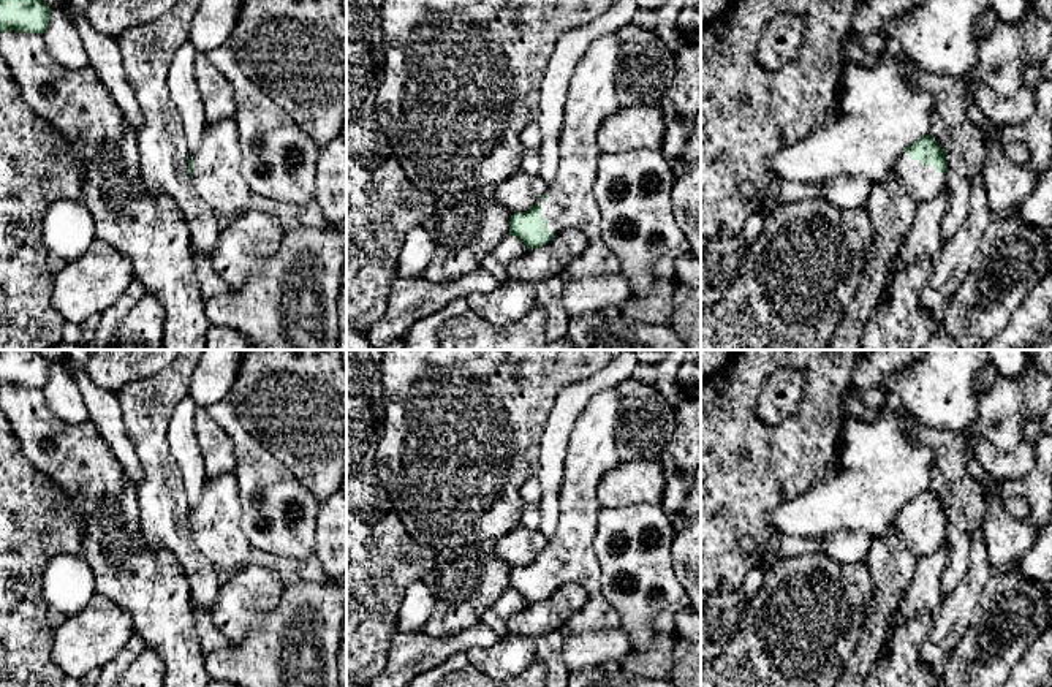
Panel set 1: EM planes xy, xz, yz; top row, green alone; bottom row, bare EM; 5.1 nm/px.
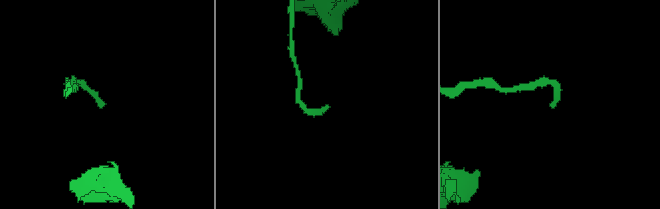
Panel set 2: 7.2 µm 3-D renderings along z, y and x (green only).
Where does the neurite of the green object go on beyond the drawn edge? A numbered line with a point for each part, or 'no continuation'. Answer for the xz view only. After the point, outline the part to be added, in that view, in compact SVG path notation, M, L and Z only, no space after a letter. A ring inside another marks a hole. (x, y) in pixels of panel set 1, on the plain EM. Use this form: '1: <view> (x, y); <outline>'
1: xz (592, 450); M619 388L603 389L588 400L571 431L558 494L557 530L546 545L547 552L539 556L541 570L547 575L547 584L554 590L563 584L576 583L588 594L600 592L601 568L593 546L598 511L601 510L596 489L604 473L620 462L617 445L620 412L622 394Z

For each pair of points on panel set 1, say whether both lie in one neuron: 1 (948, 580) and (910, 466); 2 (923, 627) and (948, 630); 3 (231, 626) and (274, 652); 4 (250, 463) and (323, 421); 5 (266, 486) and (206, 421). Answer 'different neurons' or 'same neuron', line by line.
1: different neurons
2: different neurons
3: different neurons
4: different neurons
5: different neurons

